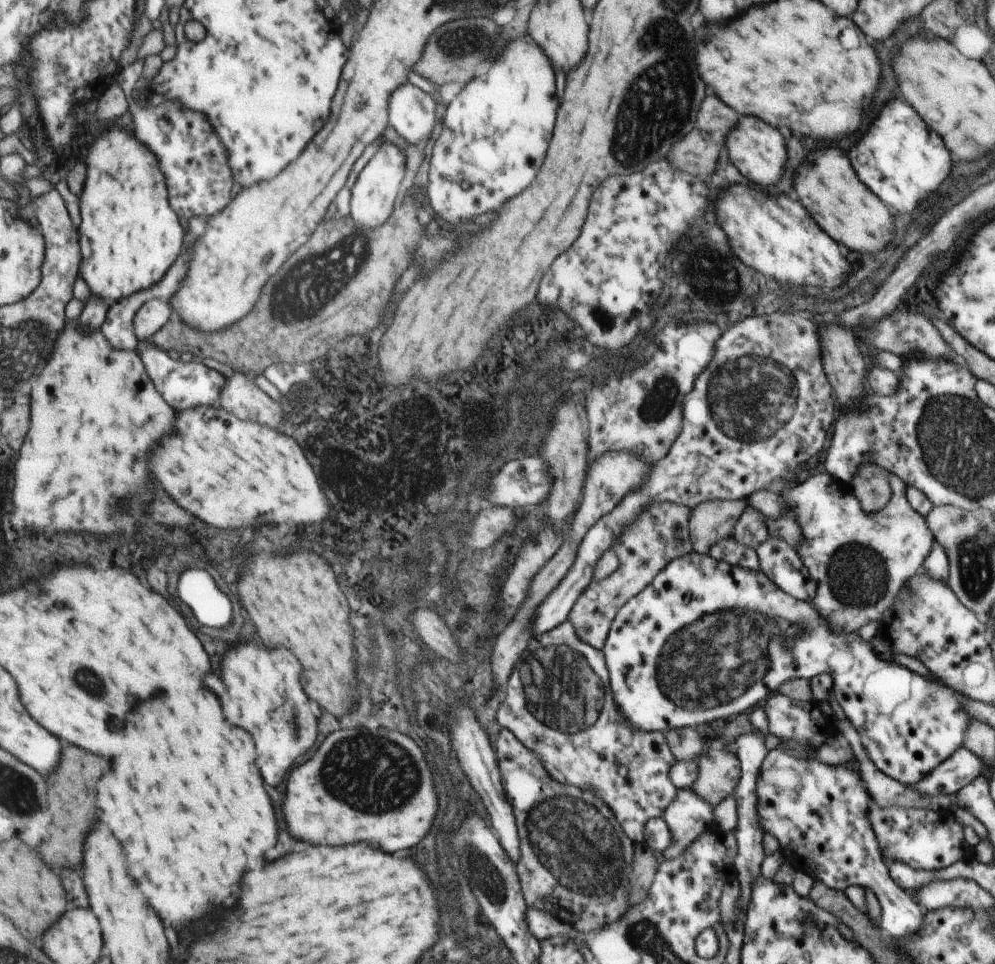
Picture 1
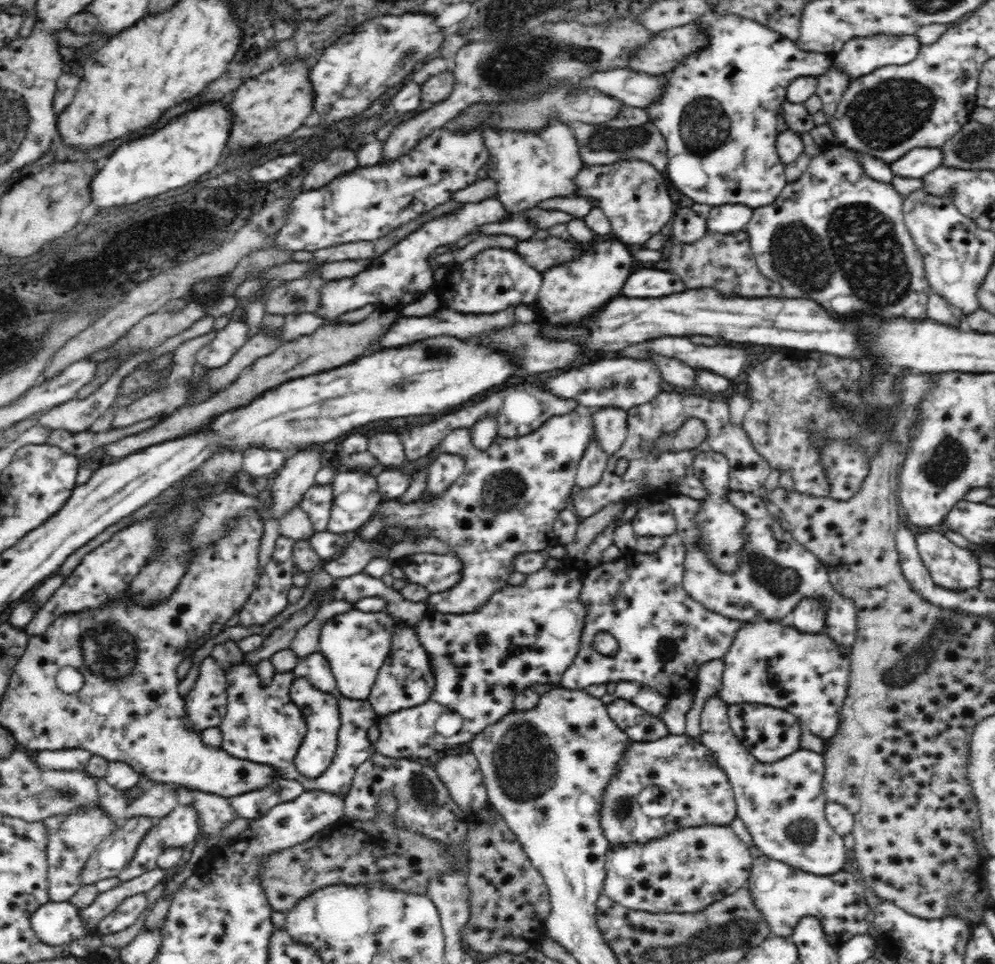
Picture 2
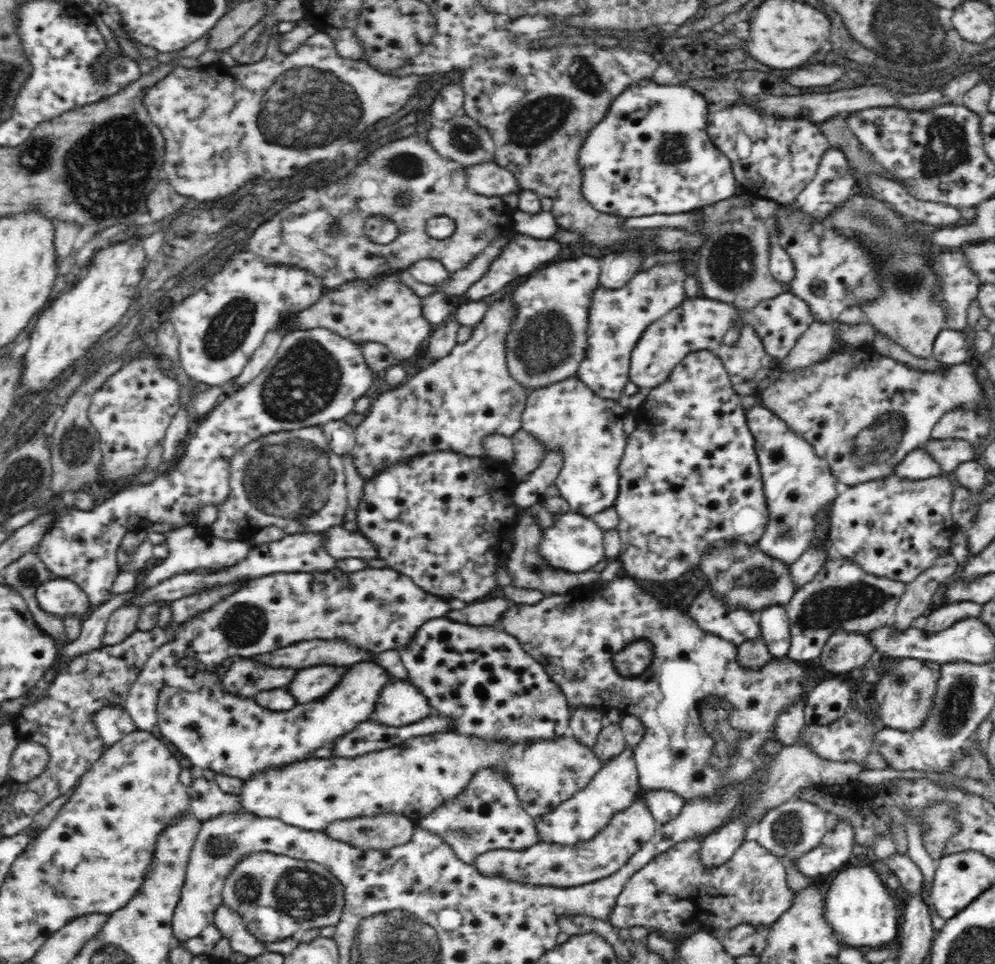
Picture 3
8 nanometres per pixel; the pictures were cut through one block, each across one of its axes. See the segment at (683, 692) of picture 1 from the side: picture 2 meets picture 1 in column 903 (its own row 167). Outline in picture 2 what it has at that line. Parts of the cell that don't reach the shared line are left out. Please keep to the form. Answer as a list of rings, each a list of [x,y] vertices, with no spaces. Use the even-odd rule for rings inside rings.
[[[703,14],[700,18],[696,18],[692,23],[700,29],[708,33],[708,44],[686,56],[686,60],[682,60],[682,64],[676,64],[674,70],[664,74],[667,90],[662,97],[653,100],[652,104],[645,107],[648,110],[651,122],[658,126],[660,133],[664,135],[664,141],[667,143],[668,164],[666,165],[665,174],[668,174],[670,185],[677,188],[684,196],[688,196],[698,204],[709,204],[712,207],[720,205],[742,204],[751,209],[754,207],[766,206],[767,203],[774,202],[774,199],[780,194],[783,186],[787,185],[784,174],[785,164],[779,158],[777,152],[777,136],[779,134],[777,127],[778,115],[782,111],[782,104],[789,99],[787,95],[788,86],[796,79],[802,76],[820,76],[828,71],[833,61],[827,54],[818,52],[806,52],[800,50],[795,41],[766,28],[758,22],[752,20],[744,20],[738,16],[714,16],[714,14]]]

